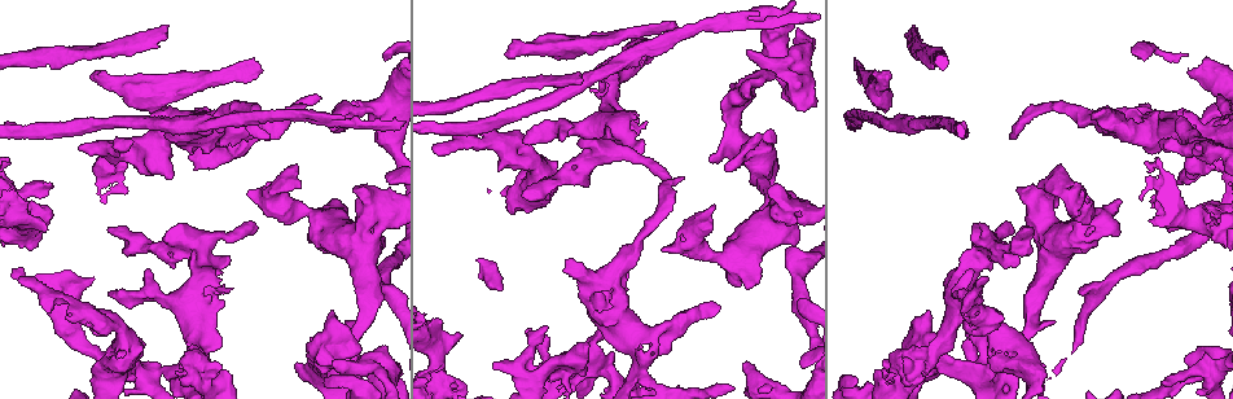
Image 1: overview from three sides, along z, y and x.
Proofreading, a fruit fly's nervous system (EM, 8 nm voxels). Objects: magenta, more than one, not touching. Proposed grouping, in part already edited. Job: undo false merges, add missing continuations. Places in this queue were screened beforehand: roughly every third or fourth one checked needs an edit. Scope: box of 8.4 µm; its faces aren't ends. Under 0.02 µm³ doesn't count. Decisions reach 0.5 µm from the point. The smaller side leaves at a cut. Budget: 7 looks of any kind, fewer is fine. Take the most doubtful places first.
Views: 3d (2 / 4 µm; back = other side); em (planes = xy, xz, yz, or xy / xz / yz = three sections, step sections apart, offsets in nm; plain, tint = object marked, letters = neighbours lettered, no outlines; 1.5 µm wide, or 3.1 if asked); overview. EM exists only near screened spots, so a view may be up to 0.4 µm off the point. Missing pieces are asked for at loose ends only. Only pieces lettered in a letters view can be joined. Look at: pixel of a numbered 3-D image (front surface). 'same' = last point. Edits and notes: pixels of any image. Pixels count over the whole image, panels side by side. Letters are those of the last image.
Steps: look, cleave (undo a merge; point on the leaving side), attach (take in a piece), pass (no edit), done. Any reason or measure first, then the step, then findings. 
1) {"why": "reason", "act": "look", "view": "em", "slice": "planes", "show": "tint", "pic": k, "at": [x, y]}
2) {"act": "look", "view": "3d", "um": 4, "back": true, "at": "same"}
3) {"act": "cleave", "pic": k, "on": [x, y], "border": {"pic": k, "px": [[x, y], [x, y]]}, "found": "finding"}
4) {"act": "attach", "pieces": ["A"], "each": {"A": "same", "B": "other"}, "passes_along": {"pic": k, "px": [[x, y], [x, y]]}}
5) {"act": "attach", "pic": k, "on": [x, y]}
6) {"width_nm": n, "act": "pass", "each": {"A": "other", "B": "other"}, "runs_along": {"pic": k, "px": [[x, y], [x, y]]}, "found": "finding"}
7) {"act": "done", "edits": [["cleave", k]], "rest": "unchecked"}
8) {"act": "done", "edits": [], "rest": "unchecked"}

{"why": "end of a long branch", "act": "look", "view": "3d", "um": 4, "pic": 1, "at": [684, 179]}

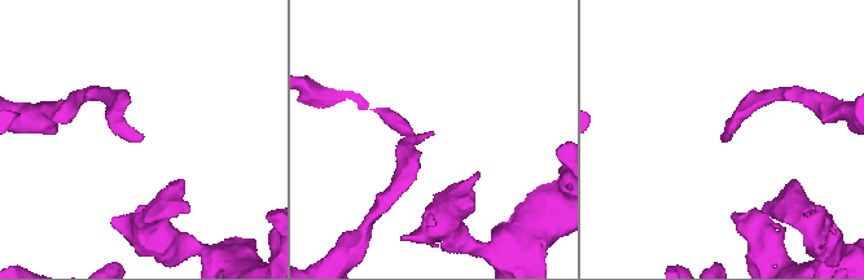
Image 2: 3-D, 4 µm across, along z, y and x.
{"act": "look", "view": "em", "slice": "planes", "show": "letters", "pic": 2, "at": [140, 140]}

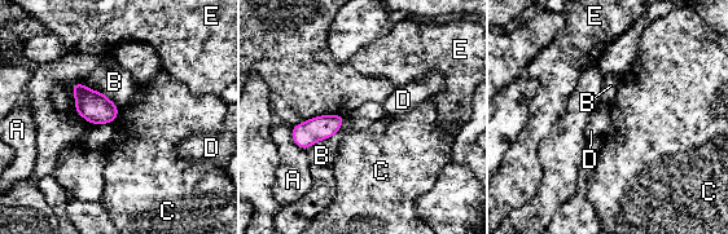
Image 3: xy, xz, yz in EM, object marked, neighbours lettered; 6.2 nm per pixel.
{"longest_contact_nm": ["B", 340], "act": "pass", "each": {"A": "other", "B": "other", "C": "other", "D": "other", "E": "other"}, "border": {"pic": 3, "px": [[117, 105], [117, 116], [108, 123]]}, "found": "no lettered piece goes on from it"}

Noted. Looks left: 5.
{"why": "branch stops here", "act": "look", "view": "3d", "um": 4, "pic": 1, "at": [302, 103]}

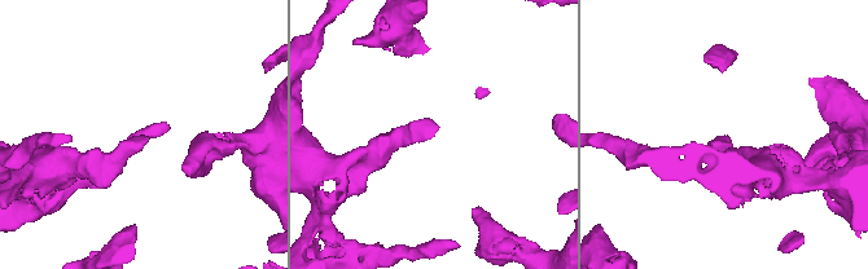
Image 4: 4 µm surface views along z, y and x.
{"why": "need the tissue", "act": "look", "view": "em", "slice": "planes", "show": "letters", "pic": 4, "at": [437, 127]}

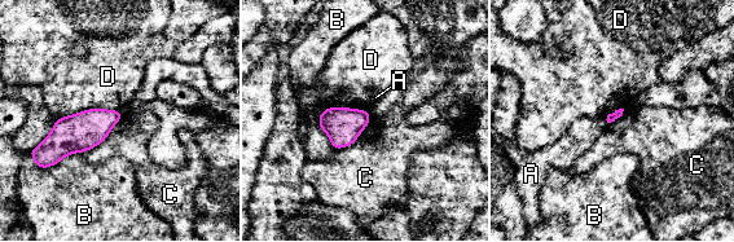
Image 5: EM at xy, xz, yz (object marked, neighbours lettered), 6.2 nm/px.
{"act": "pass", "each": {"A": "other", "B": "other", "C": "other", "D": "other"}, "found": "none of them fits"}

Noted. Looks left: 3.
{"why": "branch stops here", "act": "look", "view": "em", "slice": "planes", "show": "letters", "pic": 1, "at": [1170, 229]}

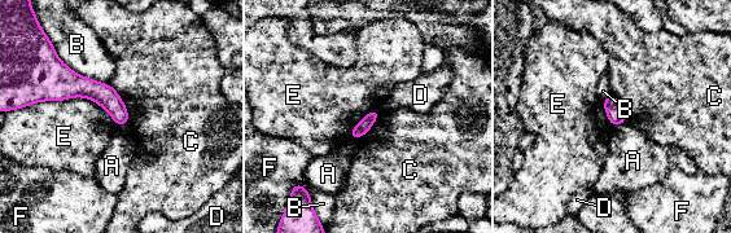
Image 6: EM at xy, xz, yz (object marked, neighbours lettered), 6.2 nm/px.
{"act": "pass", "each": {"A": "other", "B": "other", "C": "other", "D": "other", "E": "other", "F": "other"}, "runs_along": {"pic": 6, "px": [[47, 92], [93, 89], [125, 119]]}, "found": "none of them fits"}

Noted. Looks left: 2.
{"act": "done", "edits": [], "rest": "unchecked"}

